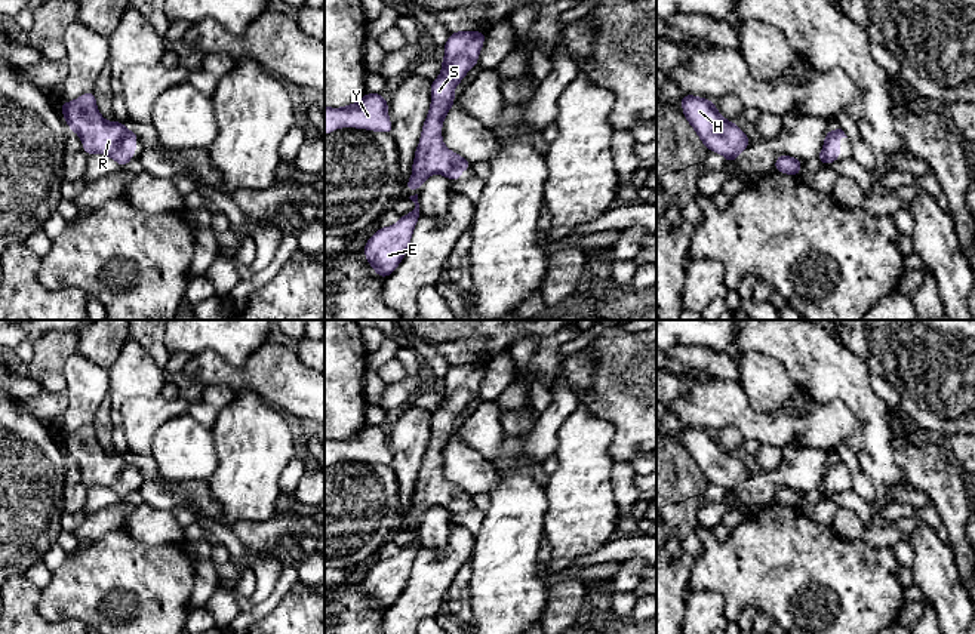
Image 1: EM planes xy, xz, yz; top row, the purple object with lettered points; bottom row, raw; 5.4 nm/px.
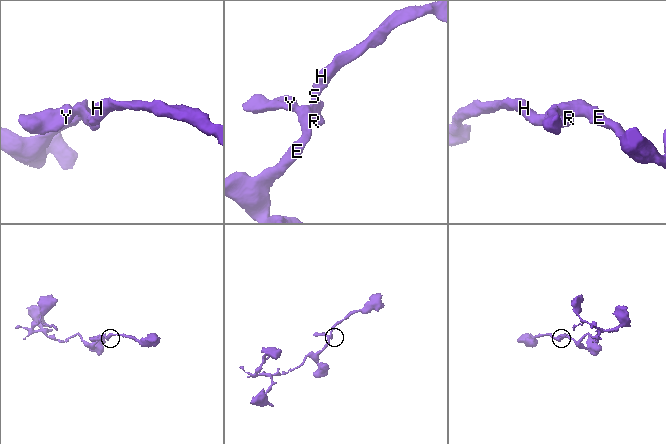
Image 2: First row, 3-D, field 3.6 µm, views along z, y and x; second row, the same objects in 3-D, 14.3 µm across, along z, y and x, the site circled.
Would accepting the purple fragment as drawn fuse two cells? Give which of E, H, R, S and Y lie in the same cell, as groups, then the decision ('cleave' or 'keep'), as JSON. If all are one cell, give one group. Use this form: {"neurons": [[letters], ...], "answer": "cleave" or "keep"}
{"neurons": [["E", "H", "R", "S", "Y"]], "answer": "keep"}

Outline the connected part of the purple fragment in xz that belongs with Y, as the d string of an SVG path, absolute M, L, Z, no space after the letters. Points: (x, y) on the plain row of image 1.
M366 425L351 437L325 438L325 467L341 459L391 465L393 458L385 430L381 425Z

